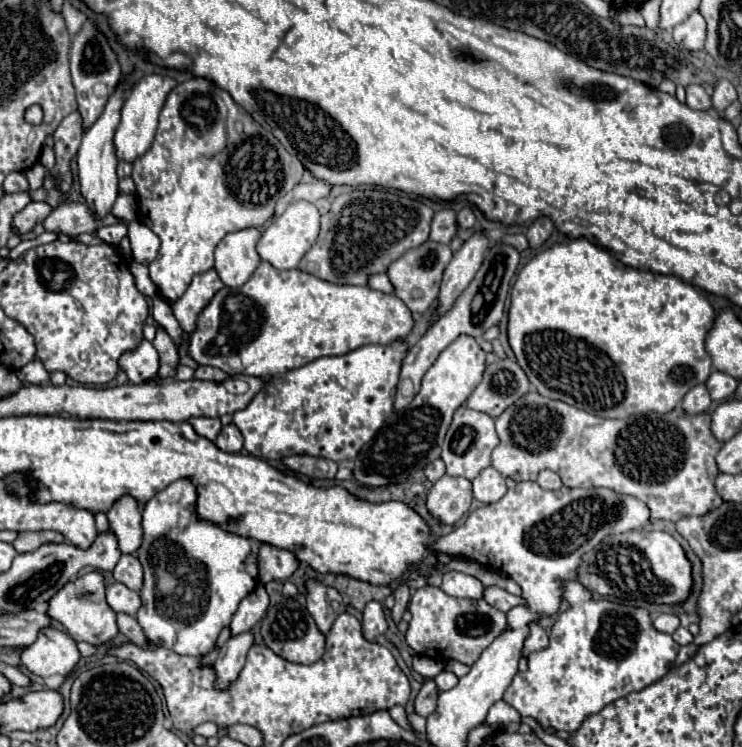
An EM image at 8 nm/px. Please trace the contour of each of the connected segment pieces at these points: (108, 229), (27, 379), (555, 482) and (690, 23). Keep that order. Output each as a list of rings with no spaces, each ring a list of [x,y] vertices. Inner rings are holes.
[[[123,223],[103,226],[95,231],[95,236],[111,245],[118,245],[119,242],[127,236],[127,226]]]
[[[33,360],[29,362],[27,366],[23,366],[19,372],[17,372],[19,380],[23,380],[25,384],[49,384],[49,372],[43,368],[43,364],[39,360]]]
[[[543,470],[543,472],[539,474],[539,478],[537,478],[537,484],[539,484],[541,488],[547,488],[547,490],[559,490],[559,488],[563,486],[559,474],[553,472],[553,470]]]
[[[693,12],[683,24],[675,26],[673,40],[679,48],[685,48],[689,52],[699,52],[699,50],[703,50],[705,32],[707,32],[707,24],[705,24],[703,16],[699,12]]]

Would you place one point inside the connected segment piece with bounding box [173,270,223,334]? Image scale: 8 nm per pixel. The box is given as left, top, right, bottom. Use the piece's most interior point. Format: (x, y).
(186, 309)

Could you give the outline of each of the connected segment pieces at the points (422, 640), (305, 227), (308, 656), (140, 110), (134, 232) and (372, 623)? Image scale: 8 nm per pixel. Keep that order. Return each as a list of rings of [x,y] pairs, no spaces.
[[[423,586],[419,588],[411,602],[409,612],[413,614],[405,640],[407,644],[423,656],[429,656],[439,662],[459,660],[467,666],[475,664],[481,652],[505,630],[507,620],[505,614],[497,608],[489,606],[485,600],[467,600],[447,596],[441,588]]]
[[[299,200],[299,202],[289,204],[287,210],[265,228],[265,232],[257,244],[257,252],[259,252],[261,260],[273,264],[275,268],[291,270],[291,268],[297,268],[297,264],[305,256],[305,252],[315,244],[317,236],[319,236],[319,212],[311,202]]]
[[[295,598],[283,600],[281,604],[275,604],[275,606],[271,606],[267,610],[267,614],[265,614],[263,622],[261,622],[261,634],[263,634],[265,646],[269,646],[275,654],[283,656],[289,662],[313,664],[325,652],[325,634],[319,632],[317,624],[311,618],[311,614],[307,612],[307,608]]]
[[[151,74],[141,78],[125,96],[123,108],[121,108],[121,120],[119,126],[115,130],[113,136],[113,146],[115,146],[115,156],[119,160],[125,162],[133,162],[135,158],[139,158],[143,152],[147,152],[151,148],[151,140],[155,138],[155,130],[157,130],[157,118],[159,112],[165,104],[167,94],[173,90],[175,80],[169,76],[159,76],[159,74]]]
[[[133,220],[129,226],[129,240],[131,240],[131,252],[133,258],[139,264],[151,264],[159,252],[159,238],[141,222]]]
[[[371,600],[363,610],[363,634],[367,640],[375,640],[379,634],[387,632],[387,620],[383,612],[383,604]]]

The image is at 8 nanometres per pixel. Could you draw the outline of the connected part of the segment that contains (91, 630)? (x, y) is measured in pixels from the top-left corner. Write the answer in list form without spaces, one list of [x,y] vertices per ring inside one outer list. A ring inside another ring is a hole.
[[[89,572],[75,576],[69,580],[51,600],[49,600],[49,610],[47,616],[51,620],[57,620],[63,630],[73,638],[73,640],[85,640],[93,646],[105,644],[107,640],[113,640],[117,636],[117,624],[115,624],[115,612],[105,600],[105,578],[101,572]]]

